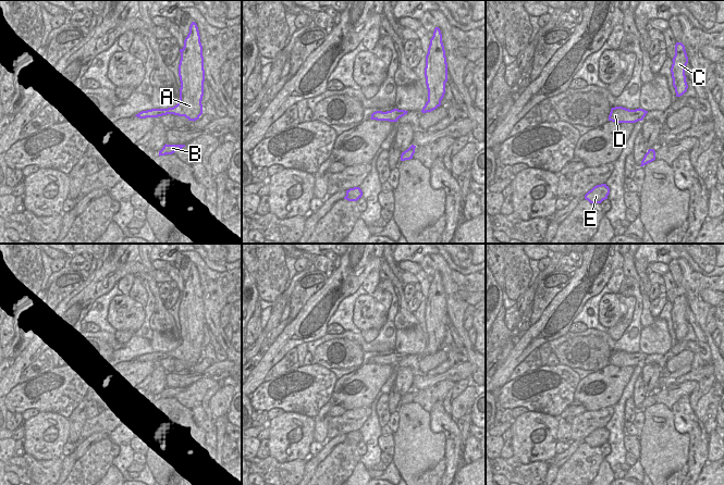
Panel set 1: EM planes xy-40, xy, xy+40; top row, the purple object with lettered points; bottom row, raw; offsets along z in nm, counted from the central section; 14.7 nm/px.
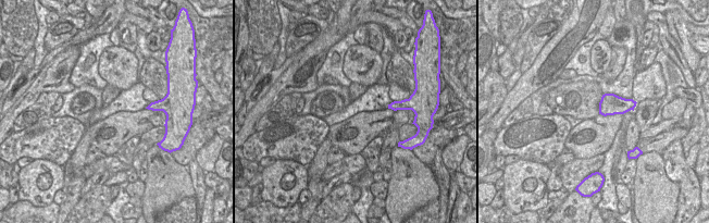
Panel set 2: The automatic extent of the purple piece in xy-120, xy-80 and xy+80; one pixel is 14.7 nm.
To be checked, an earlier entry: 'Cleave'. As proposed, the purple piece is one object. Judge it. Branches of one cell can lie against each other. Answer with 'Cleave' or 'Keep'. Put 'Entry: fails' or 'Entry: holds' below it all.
Keep
Entry: fails

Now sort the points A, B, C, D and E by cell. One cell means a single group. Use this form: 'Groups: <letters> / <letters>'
Groups: A B C D E

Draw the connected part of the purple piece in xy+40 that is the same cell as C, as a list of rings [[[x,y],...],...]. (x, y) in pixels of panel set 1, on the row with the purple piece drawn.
[[[682,42],[675,45],[675,55],[673,58],[673,64],[671,67],[673,86],[675,88],[676,97],[683,96],[688,88],[685,75],[685,69],[688,63],[688,57],[685,50],[685,46]]]

